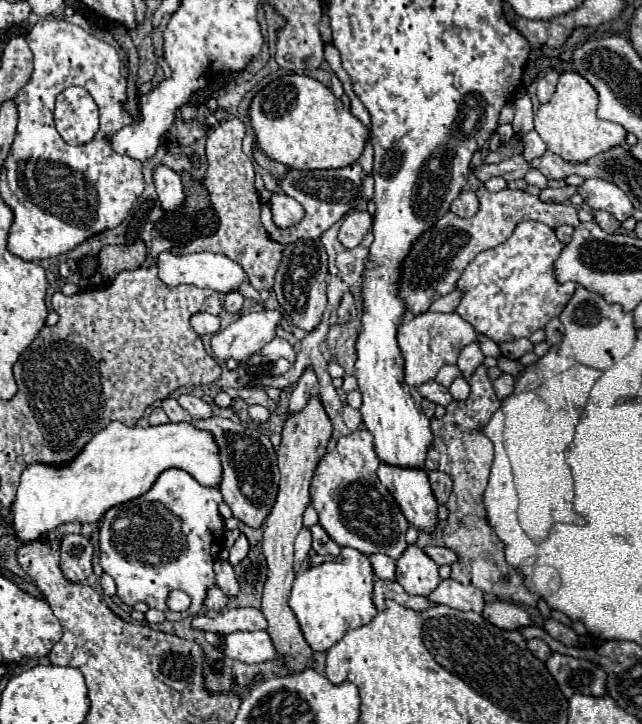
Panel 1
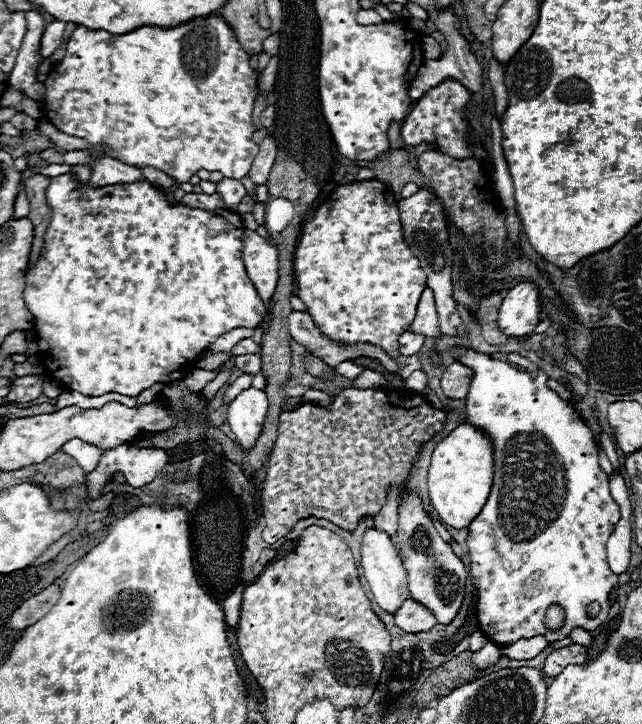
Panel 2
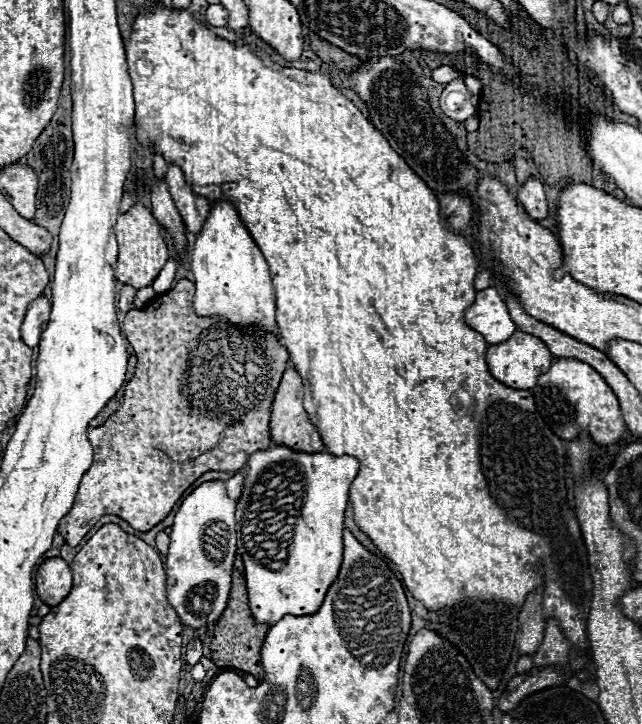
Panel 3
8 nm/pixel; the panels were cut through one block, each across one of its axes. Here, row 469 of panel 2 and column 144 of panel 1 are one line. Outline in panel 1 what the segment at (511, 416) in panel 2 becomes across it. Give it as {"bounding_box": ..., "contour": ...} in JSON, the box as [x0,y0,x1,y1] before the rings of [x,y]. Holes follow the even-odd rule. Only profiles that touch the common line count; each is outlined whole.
{"bounding_box":[100,468,224,620],"contour":[[[170,468],[170,470],[164,470],[164,472],[158,476],[158,480],[154,482],[154,486],[152,486],[146,494],[142,494],[142,496],[130,500],[130,502],[118,504],[118,506],[110,508],[110,510],[102,516],[102,520],[100,520],[100,566],[104,568],[106,574],[110,574],[110,576],[114,578],[114,582],[116,582],[116,586],[118,586],[118,596],[120,596],[120,600],[122,600],[124,604],[134,606],[136,602],[146,602],[150,608],[162,610],[168,620],[182,620],[182,618],[188,618],[188,616],[196,616],[196,614],[202,610],[202,606],[204,606],[202,602],[204,602],[204,596],[206,596],[206,588],[208,588],[208,584],[214,584],[214,570],[212,570],[214,556],[218,556],[220,546],[222,546],[222,538],[224,538],[224,520],[222,520],[222,516],[220,516],[220,512],[218,512],[218,504],[220,504],[220,502],[222,502],[222,494],[220,494],[220,488],[218,488],[218,486],[212,486],[212,488],[202,486],[202,484],[198,484],[188,472],[178,470],[178,468]],[[172,590],[184,590],[184,592],[192,598],[192,604],[190,604],[188,610],[184,610],[184,612],[172,612],[172,610],[168,608],[166,598],[168,598],[168,594],[170,594]]]}

